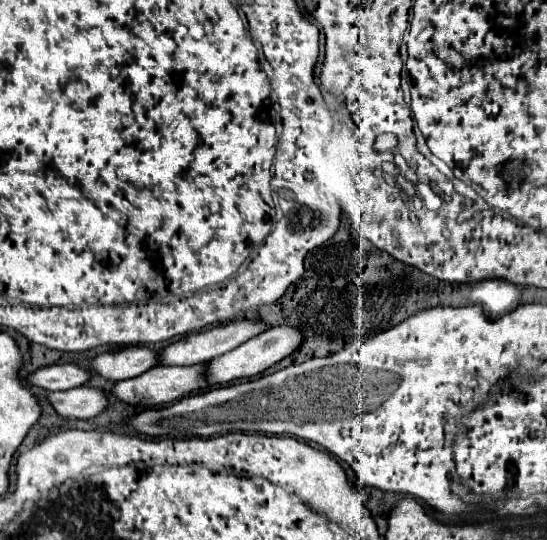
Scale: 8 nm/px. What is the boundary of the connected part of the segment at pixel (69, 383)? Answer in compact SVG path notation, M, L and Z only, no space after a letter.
M50 365L50 367L40 367L34 373L28 375L28 383L42 387L46 391L64 391L64 389L74 389L84 385L90 379L90 373L76 367L76 365Z

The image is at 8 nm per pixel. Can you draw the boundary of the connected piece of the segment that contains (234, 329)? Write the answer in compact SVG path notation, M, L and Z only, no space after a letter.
M238 319L238 321L232 321L232 323L216 325L212 329L202 331L202 333L190 333L184 339L174 341L168 347L160 349L158 351L158 363L160 365L196 365L196 363L206 363L206 361L210 361L214 357L224 355L226 351L232 351L234 347L238 347L246 339L252 339L254 335L258 335L258 333L262 333L266 329L268 329L268 325L264 325L264 323L252 323L248 319Z

